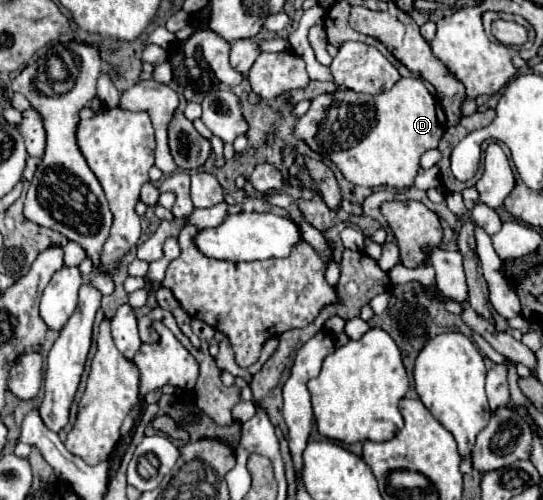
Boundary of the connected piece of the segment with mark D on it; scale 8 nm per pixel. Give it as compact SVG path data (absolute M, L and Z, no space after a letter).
M413 77L397 81L391 91L381 95L365 95L351 89L319 95L311 99L309 111L297 119L297 125L293 131L295 139L307 143L309 149L319 153L321 157L331 159L349 183L361 185L361 187L387 185L395 189L413 187L421 155L429 149L435 149L443 133L445 133L445 113L439 101L427 91L421 79L413 79Z

